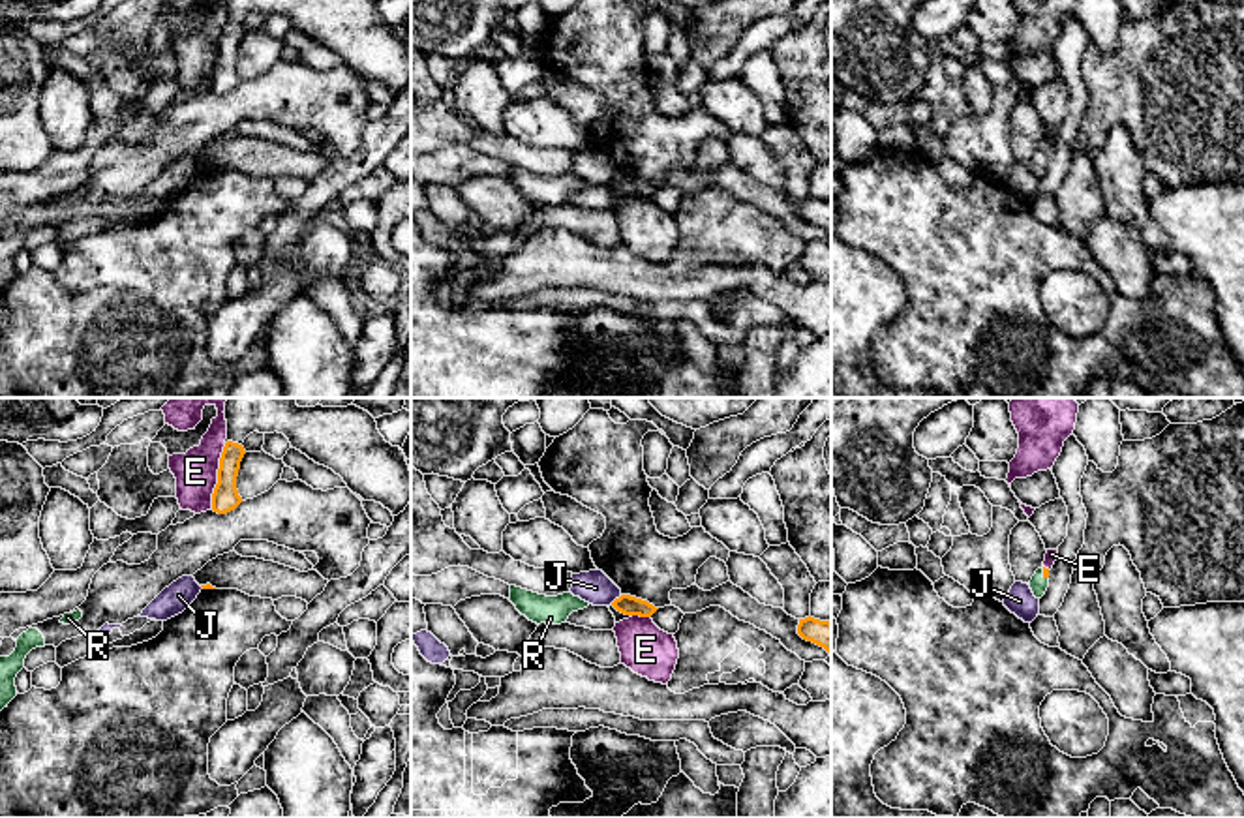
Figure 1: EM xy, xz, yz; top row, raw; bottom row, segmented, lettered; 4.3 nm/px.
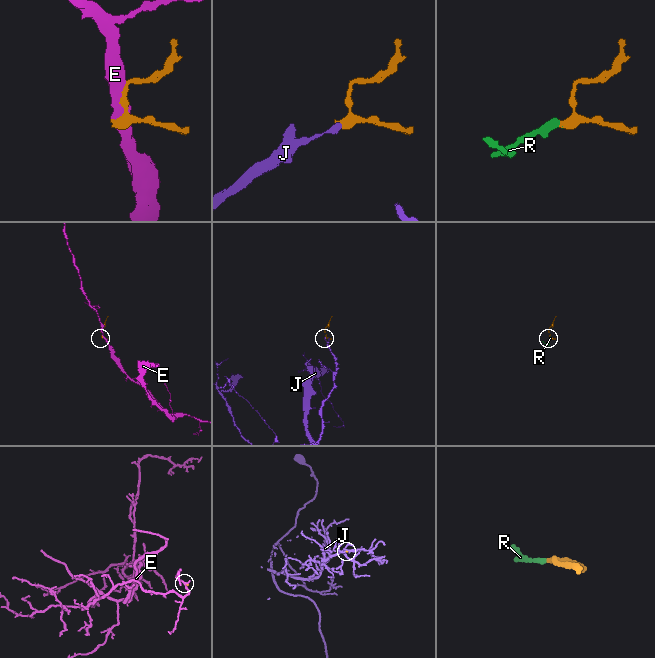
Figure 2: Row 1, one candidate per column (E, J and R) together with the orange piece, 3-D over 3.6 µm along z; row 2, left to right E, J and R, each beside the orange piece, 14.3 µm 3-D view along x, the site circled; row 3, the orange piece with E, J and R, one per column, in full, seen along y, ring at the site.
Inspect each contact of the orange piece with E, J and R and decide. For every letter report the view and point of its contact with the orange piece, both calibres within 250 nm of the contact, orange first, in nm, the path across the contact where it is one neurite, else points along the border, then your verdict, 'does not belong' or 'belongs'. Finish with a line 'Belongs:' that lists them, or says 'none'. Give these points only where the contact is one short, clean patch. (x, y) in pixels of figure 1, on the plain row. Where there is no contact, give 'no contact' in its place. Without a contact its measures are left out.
E: contact xy (218, 57); calibres 120 and 190 nm; does not belong
J: contact xz (616, 179); calibres 90 and 140 nm; border xz (622, 175), (610, 182); does not belong
R: contact yz (1044, 152); calibres 30 and 80 nm; way yz (1046, 151), (1044, 152), (1038, 164); belongs
Belongs: R

